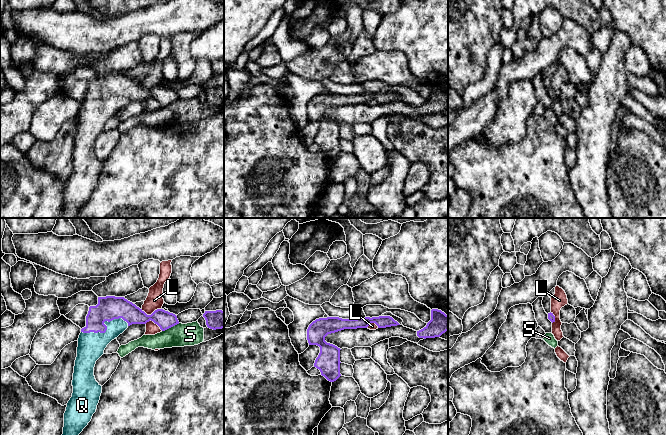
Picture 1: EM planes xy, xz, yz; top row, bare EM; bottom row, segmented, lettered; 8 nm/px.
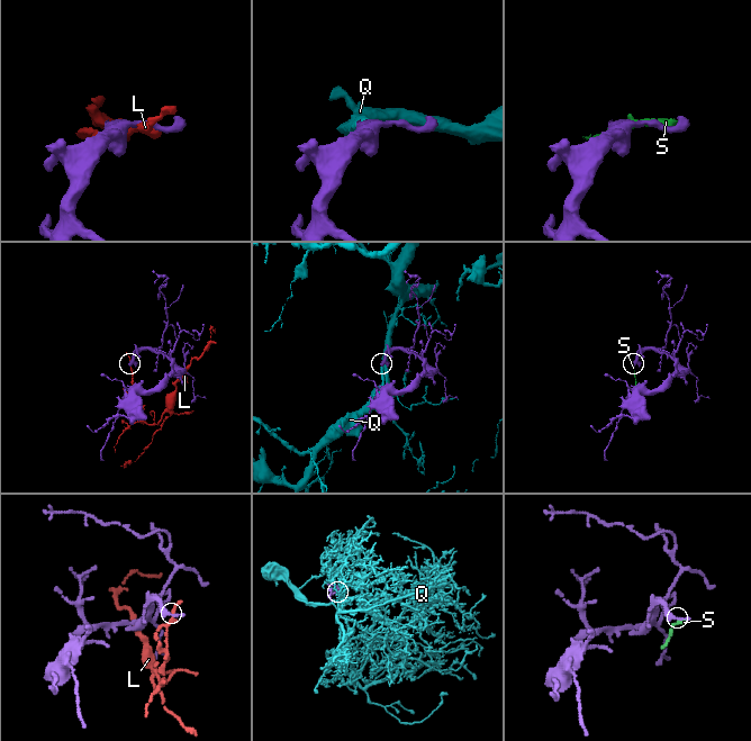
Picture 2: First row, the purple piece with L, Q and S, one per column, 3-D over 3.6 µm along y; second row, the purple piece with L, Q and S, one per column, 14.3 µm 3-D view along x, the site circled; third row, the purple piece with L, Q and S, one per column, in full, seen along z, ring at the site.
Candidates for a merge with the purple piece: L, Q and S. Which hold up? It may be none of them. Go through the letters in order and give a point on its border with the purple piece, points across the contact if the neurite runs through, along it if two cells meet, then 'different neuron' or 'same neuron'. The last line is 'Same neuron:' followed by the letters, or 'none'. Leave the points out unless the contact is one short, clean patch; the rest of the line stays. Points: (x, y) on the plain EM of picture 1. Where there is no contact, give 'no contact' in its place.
L: xy (151, 90) | different neuron
Q: xy (106, 103) | across xy (108, 84), (106, 103), (91, 122) | same neuron
S: xy (170, 103) | along xy (179, 99), (162, 107) | different neuron
Same neuron: Q

